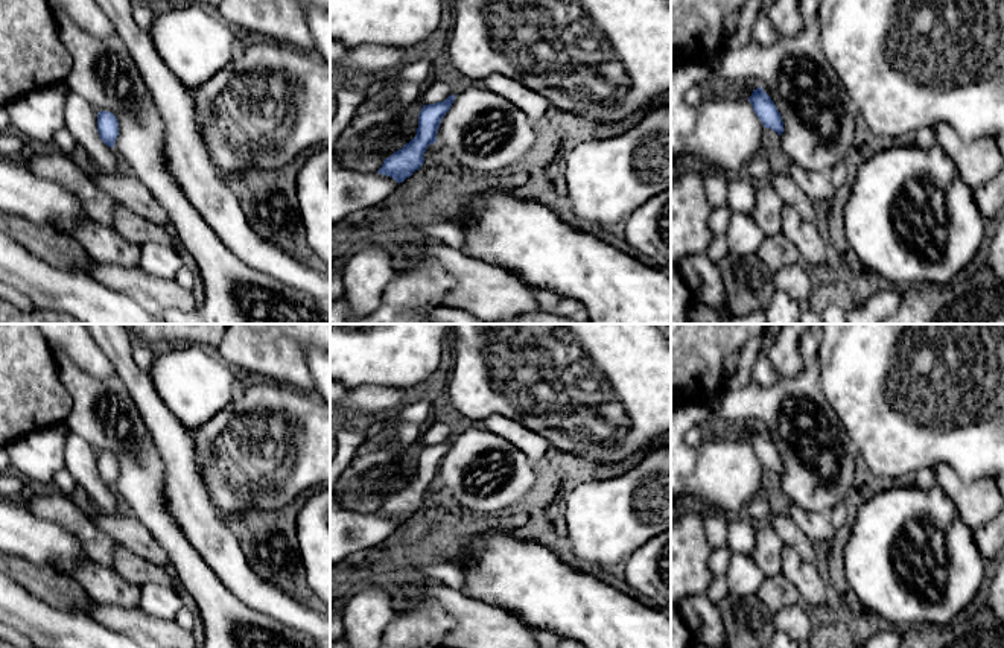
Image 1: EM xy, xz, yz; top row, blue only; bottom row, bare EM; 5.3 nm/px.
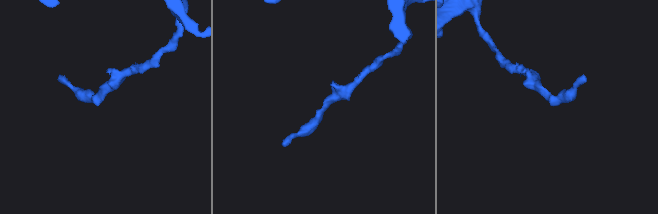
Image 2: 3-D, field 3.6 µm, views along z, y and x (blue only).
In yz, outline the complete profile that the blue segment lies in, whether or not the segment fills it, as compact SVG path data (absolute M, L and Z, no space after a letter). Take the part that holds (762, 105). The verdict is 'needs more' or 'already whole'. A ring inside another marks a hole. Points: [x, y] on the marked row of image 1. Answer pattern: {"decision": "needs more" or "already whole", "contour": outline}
{"decision": "already whole", "contour": "M758 87L756 90L753 90L748 100L753 106L753 111L762 122L764 128L770 128L779 135L782 135L783 122L771 97L761 87Z"}

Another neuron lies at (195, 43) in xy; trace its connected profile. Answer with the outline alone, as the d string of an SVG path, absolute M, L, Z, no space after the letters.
M196 3L155 15L149 37L160 58L190 91L231 62L242 35Z

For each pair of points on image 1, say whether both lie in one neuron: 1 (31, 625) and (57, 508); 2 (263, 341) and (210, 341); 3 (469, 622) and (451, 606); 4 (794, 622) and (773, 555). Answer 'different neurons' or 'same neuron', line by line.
1: different neurons
2: different neurons
3: same neuron
4: same neuron

